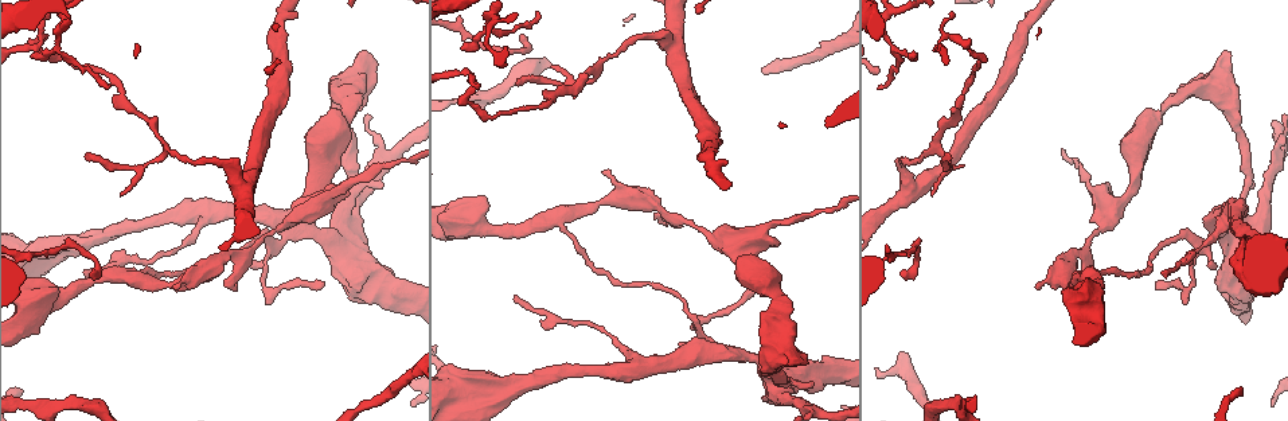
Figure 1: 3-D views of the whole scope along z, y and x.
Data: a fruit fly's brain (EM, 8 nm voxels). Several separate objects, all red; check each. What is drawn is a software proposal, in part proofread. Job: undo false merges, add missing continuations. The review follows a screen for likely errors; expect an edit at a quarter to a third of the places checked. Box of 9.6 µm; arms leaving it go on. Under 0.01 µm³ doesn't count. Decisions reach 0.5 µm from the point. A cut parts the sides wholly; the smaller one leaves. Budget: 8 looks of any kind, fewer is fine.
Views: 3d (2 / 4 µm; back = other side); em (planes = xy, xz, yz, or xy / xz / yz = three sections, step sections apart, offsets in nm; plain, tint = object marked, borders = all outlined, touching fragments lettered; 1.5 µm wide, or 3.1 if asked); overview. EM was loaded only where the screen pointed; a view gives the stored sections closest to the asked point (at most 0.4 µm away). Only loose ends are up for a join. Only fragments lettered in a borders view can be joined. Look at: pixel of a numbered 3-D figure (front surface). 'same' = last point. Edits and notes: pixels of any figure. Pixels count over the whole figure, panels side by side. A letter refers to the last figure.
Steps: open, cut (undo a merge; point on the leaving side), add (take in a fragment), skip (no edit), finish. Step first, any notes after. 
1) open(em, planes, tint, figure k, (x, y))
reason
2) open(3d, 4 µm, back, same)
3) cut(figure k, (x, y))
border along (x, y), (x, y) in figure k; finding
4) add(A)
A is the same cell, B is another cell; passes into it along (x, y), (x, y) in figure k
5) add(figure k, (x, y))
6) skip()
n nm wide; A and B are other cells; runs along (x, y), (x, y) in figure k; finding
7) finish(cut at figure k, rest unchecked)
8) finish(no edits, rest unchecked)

open(em, xy, step 4, plain, figure 1, (120, 195))
free end

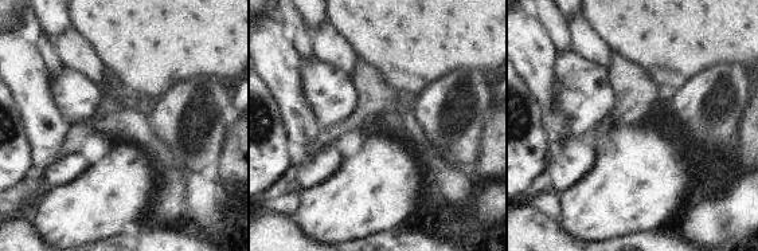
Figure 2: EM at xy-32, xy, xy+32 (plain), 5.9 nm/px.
open(em, xy, step 4, borders, same)

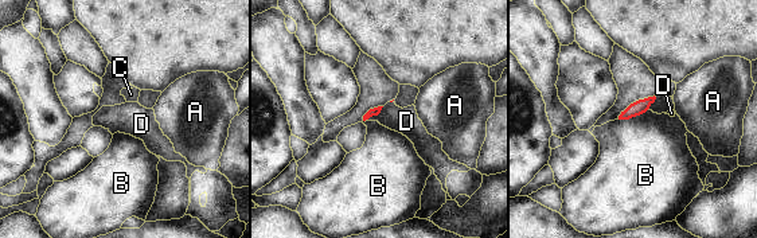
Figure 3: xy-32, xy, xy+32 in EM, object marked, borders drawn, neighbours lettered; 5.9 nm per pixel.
skip()
A, B, C and D are other cells; border along (648, 109), (628, 118), (617, 118) in figure 3; none of them fits

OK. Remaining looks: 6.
open(em, planes, borders, figure 1, (1157, 287))
an open end

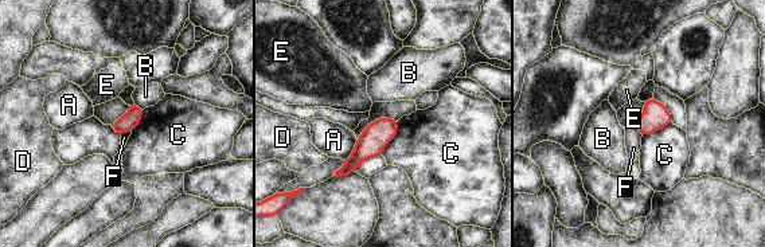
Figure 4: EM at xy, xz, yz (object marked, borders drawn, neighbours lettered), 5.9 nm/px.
skip()
A, B, C, D, E and F are other cells; border along (131, 130), (120, 134) in figure 4; none of them fits

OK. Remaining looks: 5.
open(3d, 2 µm, figure 1, (477, 88))
thin end

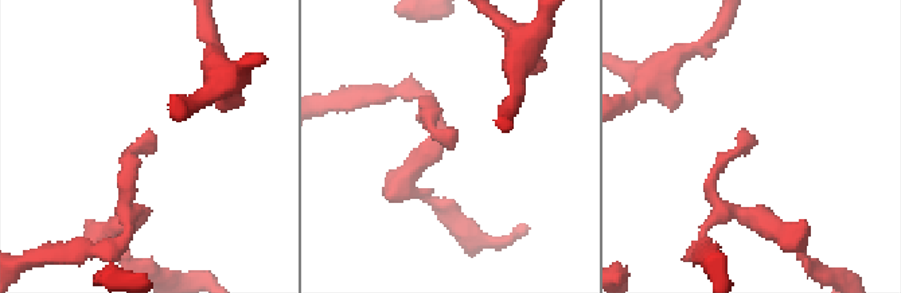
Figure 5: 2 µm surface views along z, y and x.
open(em, planes, borders, figure 5, (757, 142))
now the EM

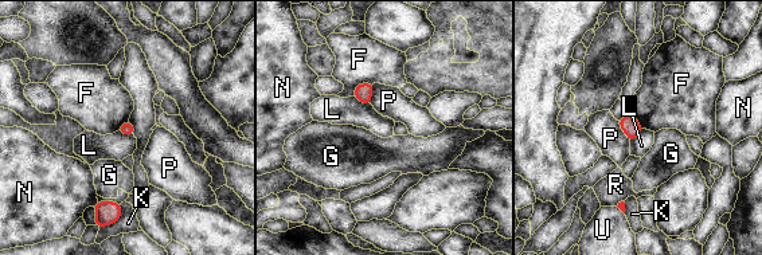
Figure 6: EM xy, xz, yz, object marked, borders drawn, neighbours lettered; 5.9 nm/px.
skip()
F, G, K, L, N, P, R and U are other cells; border along (117, 130), (133, 136) in figure 6; none of them fits

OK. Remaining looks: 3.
finish(no edits, rest unchecked)

